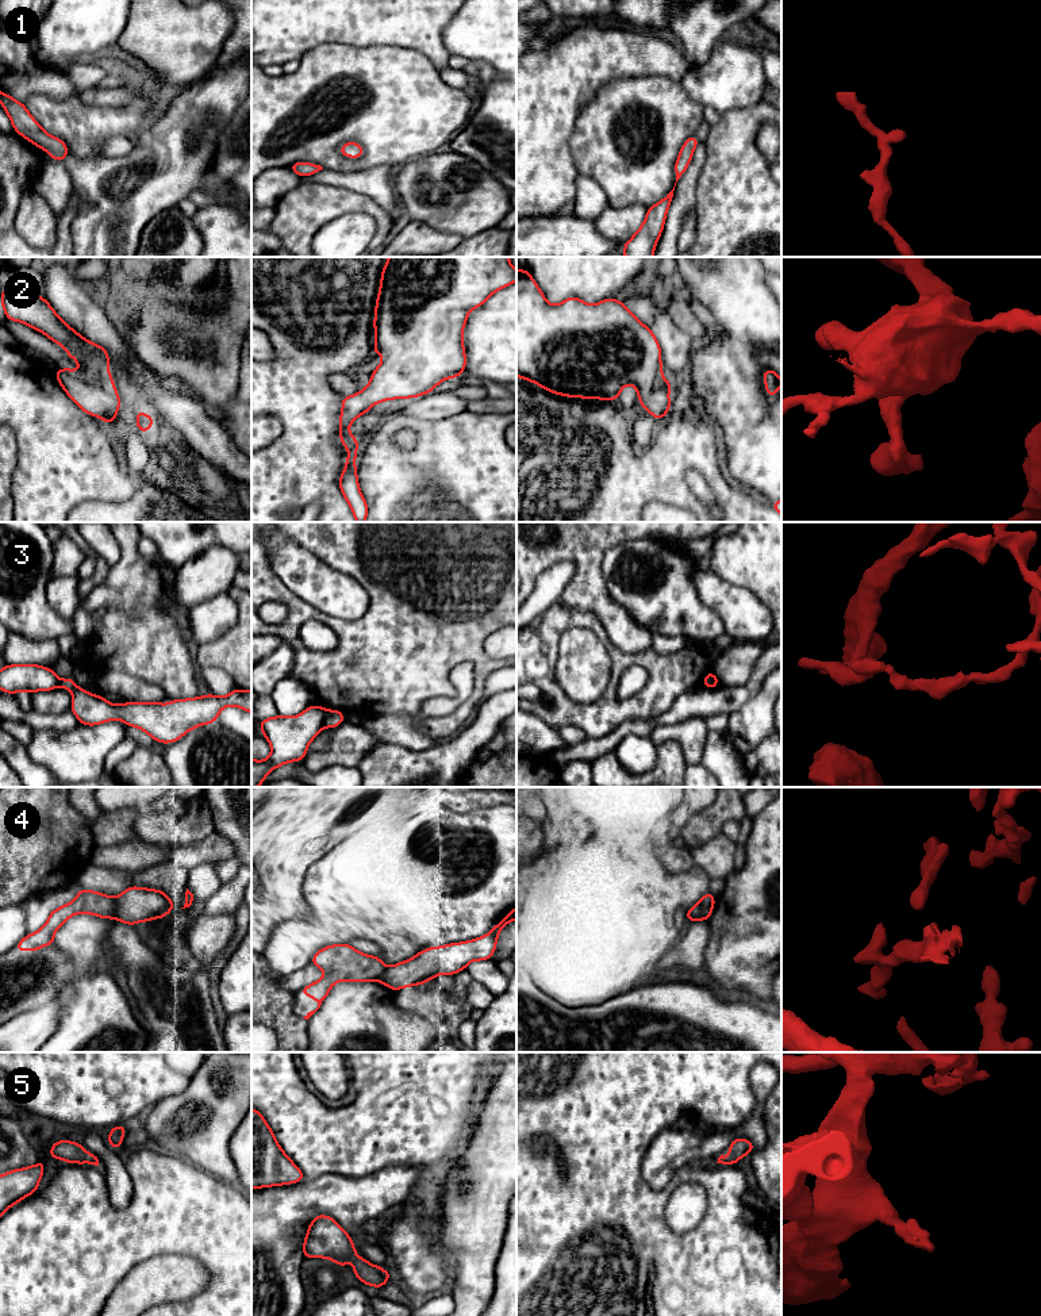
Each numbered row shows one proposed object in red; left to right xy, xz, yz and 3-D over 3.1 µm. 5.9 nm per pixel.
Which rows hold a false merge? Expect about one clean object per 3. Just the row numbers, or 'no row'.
3, 4

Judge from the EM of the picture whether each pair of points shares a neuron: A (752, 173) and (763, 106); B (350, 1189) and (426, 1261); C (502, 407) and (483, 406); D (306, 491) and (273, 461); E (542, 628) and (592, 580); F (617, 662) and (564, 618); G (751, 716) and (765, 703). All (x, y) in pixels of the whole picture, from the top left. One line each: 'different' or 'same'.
A: same
B: different
C: same
D: same
E: different
F: same
G: same

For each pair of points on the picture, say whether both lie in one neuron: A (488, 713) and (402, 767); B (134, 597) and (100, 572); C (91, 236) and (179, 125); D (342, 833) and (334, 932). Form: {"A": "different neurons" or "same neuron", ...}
{"A": "same neuron", "B": "different neurons", "C": "same neuron", "D": "different neurons"}

